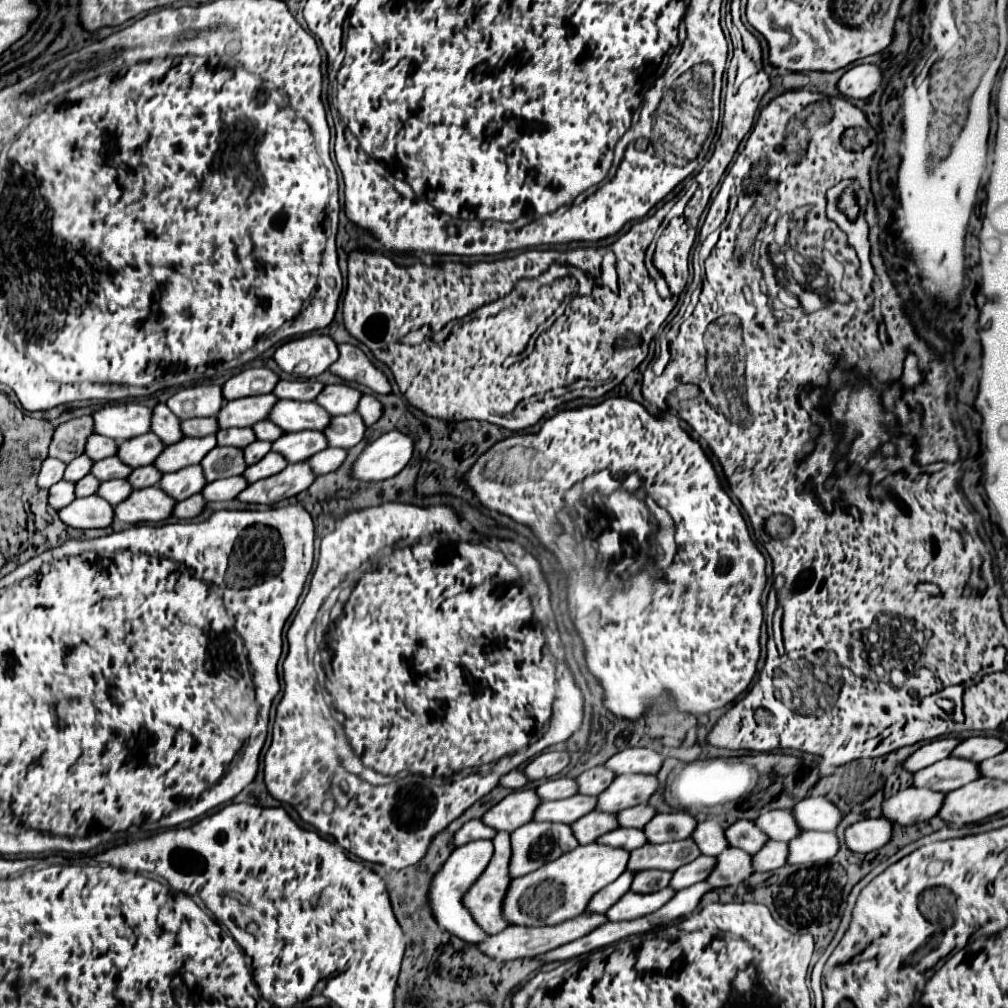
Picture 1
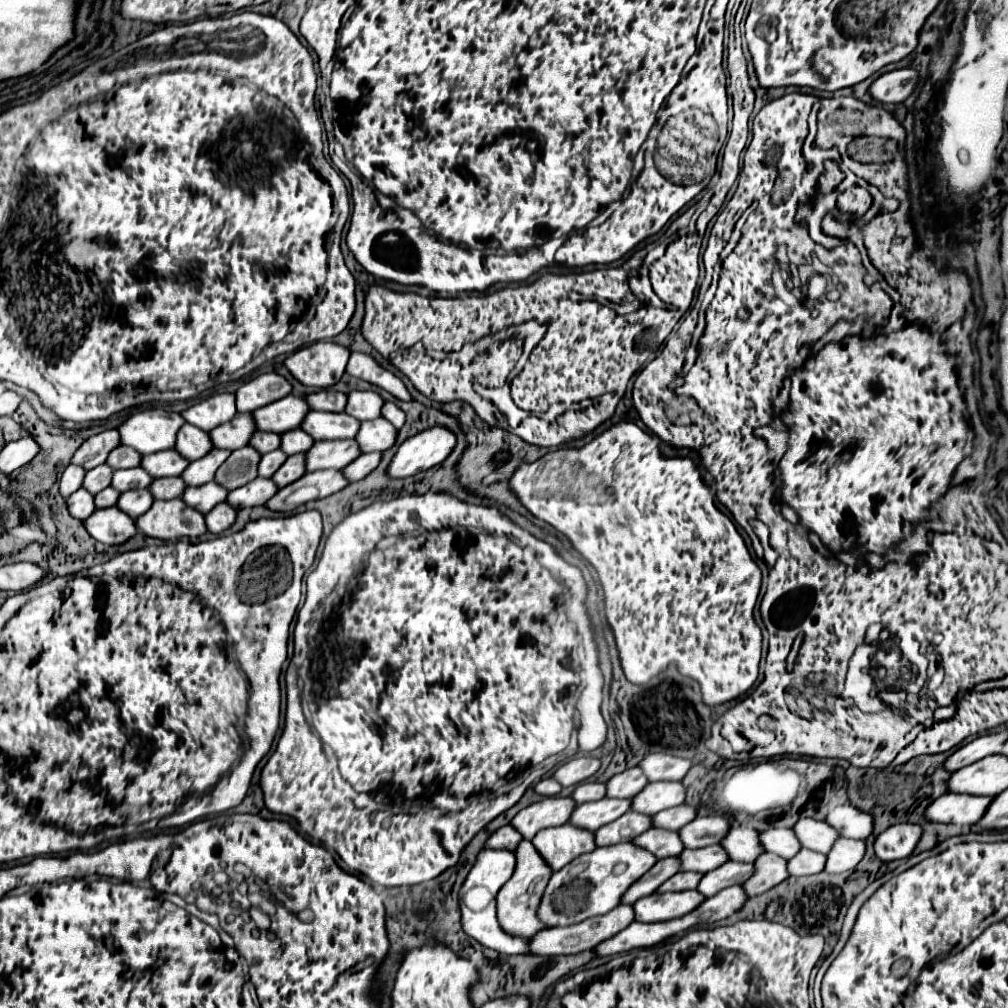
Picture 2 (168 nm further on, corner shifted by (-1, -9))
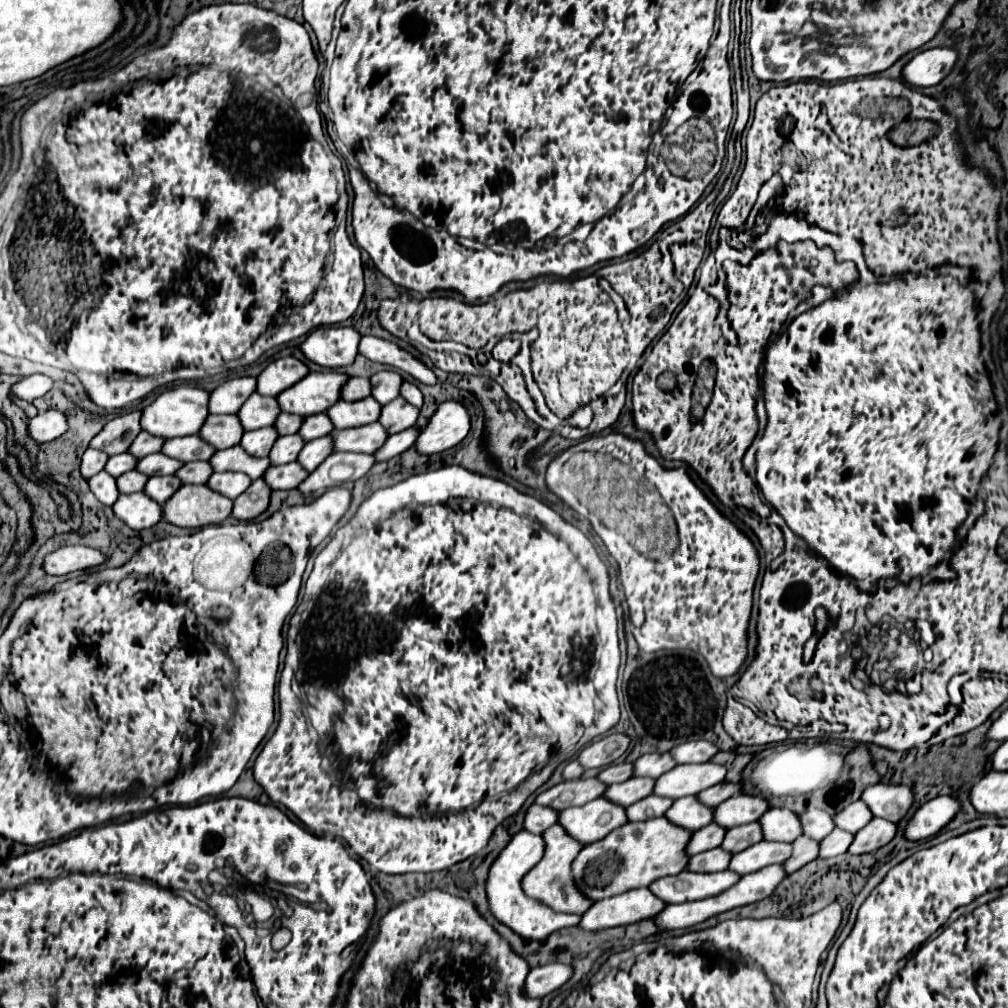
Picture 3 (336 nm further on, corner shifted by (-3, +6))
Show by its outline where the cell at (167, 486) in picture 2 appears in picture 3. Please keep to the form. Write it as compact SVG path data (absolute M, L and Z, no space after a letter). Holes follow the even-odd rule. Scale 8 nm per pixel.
M187 462L175 476L179 476L185 484L207 484L213 468L209 462Z

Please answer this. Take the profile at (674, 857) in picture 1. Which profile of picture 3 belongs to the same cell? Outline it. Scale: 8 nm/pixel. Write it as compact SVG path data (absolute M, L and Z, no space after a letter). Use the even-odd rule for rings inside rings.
M751 822L751 824L745 824L745 826L735 826L727 832L721 848L727 848L729 852L737 854L757 842L763 840L763 830L761 830L761 824L759 822Z

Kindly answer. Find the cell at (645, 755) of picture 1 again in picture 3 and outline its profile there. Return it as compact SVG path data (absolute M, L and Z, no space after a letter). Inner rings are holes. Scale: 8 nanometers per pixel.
M707 740L679 744L679 748L671 750L671 754L675 756L675 760L679 764L683 764L683 762L709 762L717 752L719 752L717 744L707 742Z

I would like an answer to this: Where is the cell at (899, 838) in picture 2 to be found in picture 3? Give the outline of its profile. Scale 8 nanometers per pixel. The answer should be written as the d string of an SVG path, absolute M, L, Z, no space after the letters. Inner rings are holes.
M937 796L923 804L913 820L907 824L907 840L923 840L939 834L961 810L961 802L955 796Z

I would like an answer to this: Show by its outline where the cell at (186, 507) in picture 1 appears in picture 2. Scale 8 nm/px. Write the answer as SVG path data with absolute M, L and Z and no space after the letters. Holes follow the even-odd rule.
M217 503L209 513L203 515L209 533L221 533L235 521L235 509L227 507L227 503Z

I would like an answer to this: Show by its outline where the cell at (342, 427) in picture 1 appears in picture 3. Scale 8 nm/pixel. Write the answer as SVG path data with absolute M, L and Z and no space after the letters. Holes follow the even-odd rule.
M399 396L393 402L389 402L387 406L383 406L379 422L387 428L389 434L395 434L395 432L415 426L417 418L419 418L419 408L415 408L413 404L409 404L407 400L403 400Z

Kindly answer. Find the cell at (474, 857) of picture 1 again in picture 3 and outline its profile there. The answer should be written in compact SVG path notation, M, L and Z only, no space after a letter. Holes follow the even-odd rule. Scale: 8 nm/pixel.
M523 830L523 832L515 834L511 838L511 842L503 848L499 858L491 866L489 880L487 880L487 898L489 898L489 906L491 906L493 916L527 940L545 940L551 932L565 928L565 926L579 924L579 920L581 920L579 914L555 912L553 908L543 904L541 900L535 900L523 892L523 888L521 888L523 876L543 860L543 854L545 854L543 836L535 836L535 834Z

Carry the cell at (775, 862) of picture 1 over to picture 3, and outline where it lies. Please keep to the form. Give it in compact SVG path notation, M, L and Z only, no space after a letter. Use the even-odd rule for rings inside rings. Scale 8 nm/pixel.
M837 828L837 832L831 832L831 836L821 840L821 854L819 856L821 858L831 858L831 856L845 854L849 850L853 838L855 838L855 834Z

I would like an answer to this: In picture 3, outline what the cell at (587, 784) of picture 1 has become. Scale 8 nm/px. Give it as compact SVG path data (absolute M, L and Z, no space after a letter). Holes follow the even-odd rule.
M669 752L665 754L645 754L635 762L635 776L655 776L659 778L663 772L669 772L673 766L677 766L677 762L673 760L673 756Z

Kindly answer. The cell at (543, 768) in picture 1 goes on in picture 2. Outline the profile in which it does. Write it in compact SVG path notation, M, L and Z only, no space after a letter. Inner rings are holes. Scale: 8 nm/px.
M575 757L567 763L563 763L559 769L553 771L553 779L559 781L563 787L567 785L577 785L585 779L589 779L591 775L595 775L599 769L599 759L593 757Z

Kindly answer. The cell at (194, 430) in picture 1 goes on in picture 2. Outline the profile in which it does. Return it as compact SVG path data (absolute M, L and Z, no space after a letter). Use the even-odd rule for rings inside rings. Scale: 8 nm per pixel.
M239 413L231 421L215 427L209 431L209 437L213 441L213 447L235 451L239 447L245 447L249 441L249 435L255 431L251 413Z

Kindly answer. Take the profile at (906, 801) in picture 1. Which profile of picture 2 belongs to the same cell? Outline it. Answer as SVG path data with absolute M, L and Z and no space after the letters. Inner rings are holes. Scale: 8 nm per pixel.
M945 793L925 809L923 817L929 823L973 825L981 817L981 811L985 811L987 803L989 803L989 797Z

